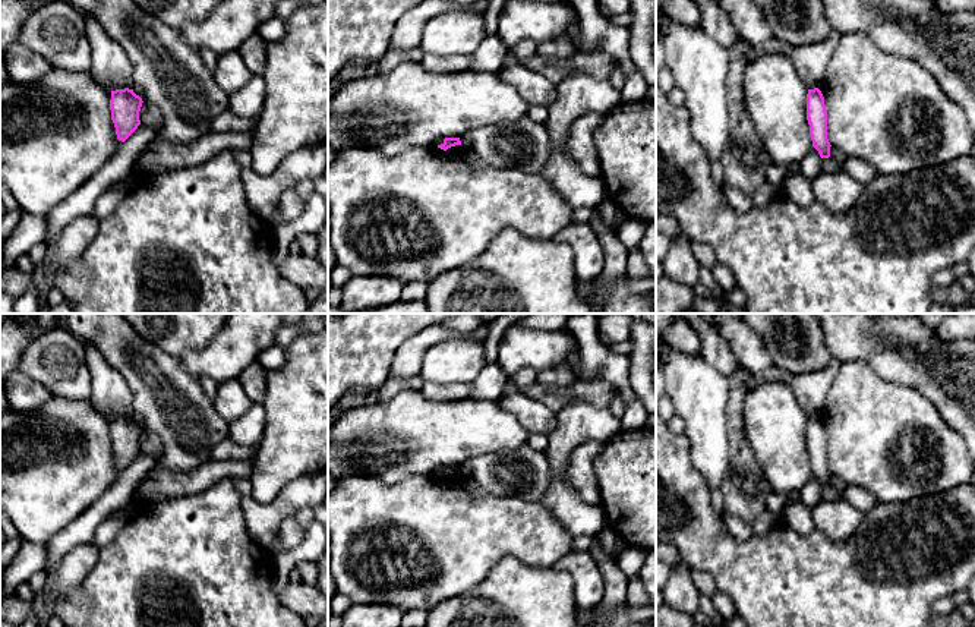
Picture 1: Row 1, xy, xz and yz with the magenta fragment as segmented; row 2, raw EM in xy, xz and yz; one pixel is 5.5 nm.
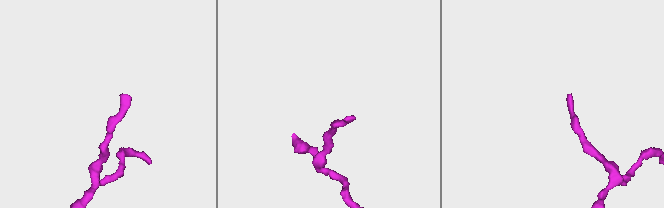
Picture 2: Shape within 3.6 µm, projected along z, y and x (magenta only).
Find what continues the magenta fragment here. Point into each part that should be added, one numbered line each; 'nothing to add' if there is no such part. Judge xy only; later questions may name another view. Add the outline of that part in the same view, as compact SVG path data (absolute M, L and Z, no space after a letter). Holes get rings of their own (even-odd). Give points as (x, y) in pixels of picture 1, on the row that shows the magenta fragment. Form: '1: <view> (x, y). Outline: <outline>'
nothing to add

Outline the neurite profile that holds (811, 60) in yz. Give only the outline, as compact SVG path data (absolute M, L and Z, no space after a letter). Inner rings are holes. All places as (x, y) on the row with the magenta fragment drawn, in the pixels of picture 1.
M832 28L826 40L810 45L791 45L785 41L772 38L758 53L783 53L795 64L799 78L804 81L808 89L818 88L827 72L827 63L836 50L840 40L840 34Z

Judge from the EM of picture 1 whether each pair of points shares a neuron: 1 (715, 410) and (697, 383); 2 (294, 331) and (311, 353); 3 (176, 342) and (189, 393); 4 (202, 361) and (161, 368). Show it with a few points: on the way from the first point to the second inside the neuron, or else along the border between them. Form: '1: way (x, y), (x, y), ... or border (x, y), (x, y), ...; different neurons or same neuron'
1: way (707, 403), (697, 390); same neuron
2: border (312, 333), (294, 337), (284, 347); different neurons
3: border (147, 340), (177, 358); different neurons
4: border (177, 358), (180, 365), (199, 381); different neurons

